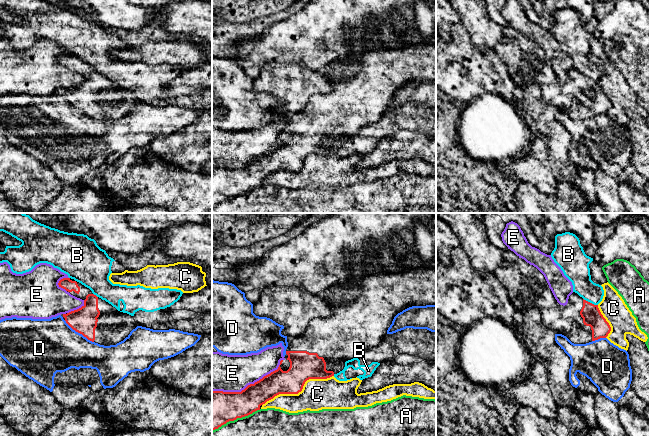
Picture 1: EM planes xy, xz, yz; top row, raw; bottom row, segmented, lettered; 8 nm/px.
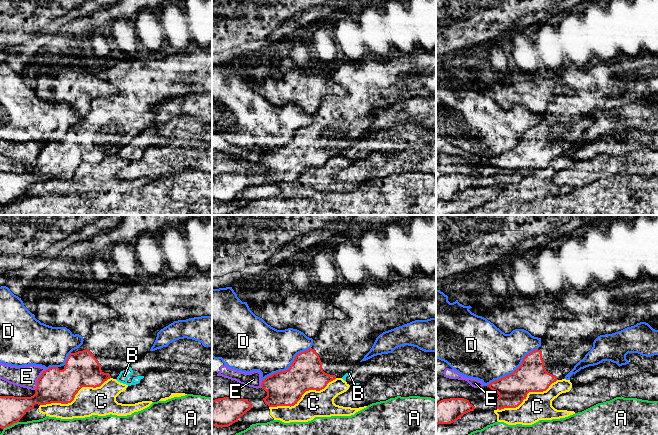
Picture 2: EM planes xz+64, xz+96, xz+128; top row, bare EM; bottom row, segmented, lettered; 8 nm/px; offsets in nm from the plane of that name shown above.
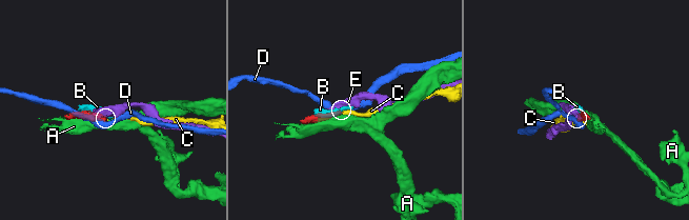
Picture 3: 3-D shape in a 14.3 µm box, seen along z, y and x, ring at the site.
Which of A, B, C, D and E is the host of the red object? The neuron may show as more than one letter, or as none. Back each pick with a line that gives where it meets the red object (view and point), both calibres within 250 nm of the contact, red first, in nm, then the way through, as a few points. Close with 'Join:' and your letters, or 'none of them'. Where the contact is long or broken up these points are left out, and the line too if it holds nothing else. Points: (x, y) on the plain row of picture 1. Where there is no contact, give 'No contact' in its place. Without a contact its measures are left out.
Join: none of them

